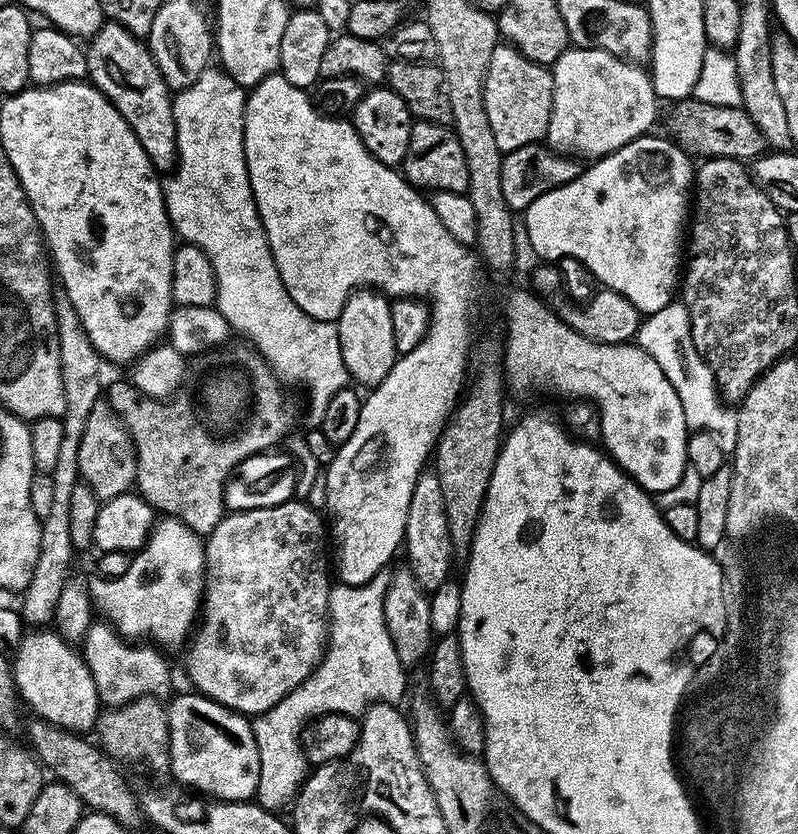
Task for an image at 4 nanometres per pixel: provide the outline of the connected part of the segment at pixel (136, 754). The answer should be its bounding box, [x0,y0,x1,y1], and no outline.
[98,696,172,773]

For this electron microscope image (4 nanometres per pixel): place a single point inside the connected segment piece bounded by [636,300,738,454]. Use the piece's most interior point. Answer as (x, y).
(665, 334)

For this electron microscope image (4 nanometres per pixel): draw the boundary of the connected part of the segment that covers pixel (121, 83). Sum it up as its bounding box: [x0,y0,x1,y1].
[86,22,176,170]

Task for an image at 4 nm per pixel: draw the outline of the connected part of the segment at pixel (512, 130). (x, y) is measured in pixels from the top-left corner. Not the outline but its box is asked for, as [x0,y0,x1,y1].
[484,42,553,153]

